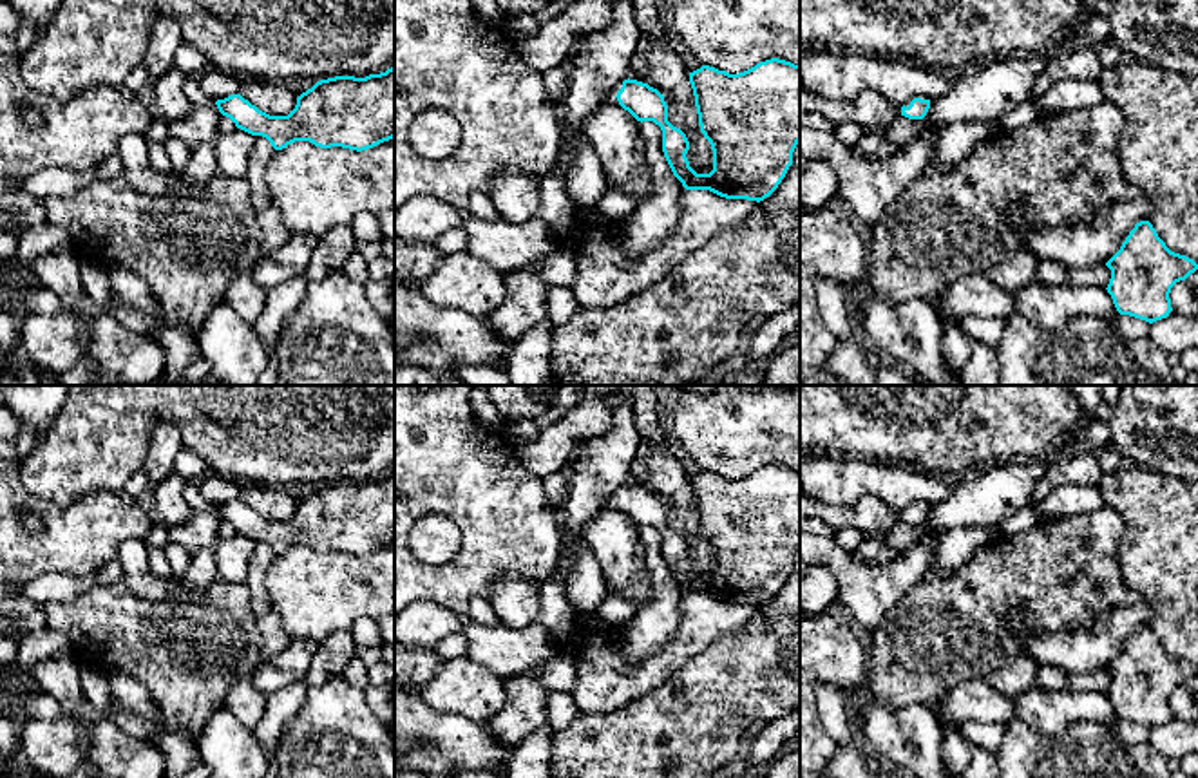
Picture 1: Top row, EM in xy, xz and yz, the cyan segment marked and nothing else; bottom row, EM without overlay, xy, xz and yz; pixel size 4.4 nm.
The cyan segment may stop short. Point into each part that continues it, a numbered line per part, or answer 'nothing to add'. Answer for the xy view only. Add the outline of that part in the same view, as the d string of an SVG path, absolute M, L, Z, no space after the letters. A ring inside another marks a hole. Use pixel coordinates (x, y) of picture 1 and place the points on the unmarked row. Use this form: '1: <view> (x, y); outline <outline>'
1: xy (190, 493); outline M186 483L183 489L183 498L194 512L208 512L215 510L217 507L201 496L199 483Z

